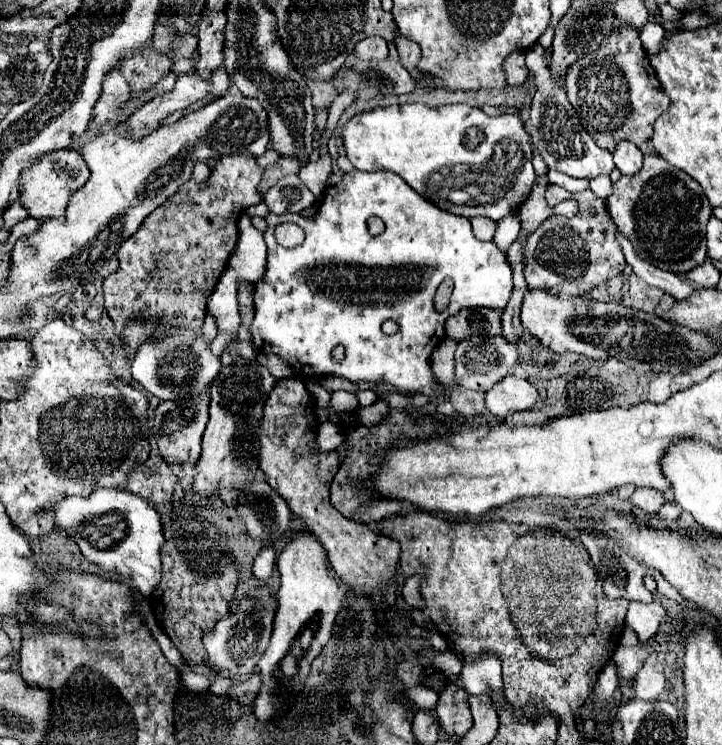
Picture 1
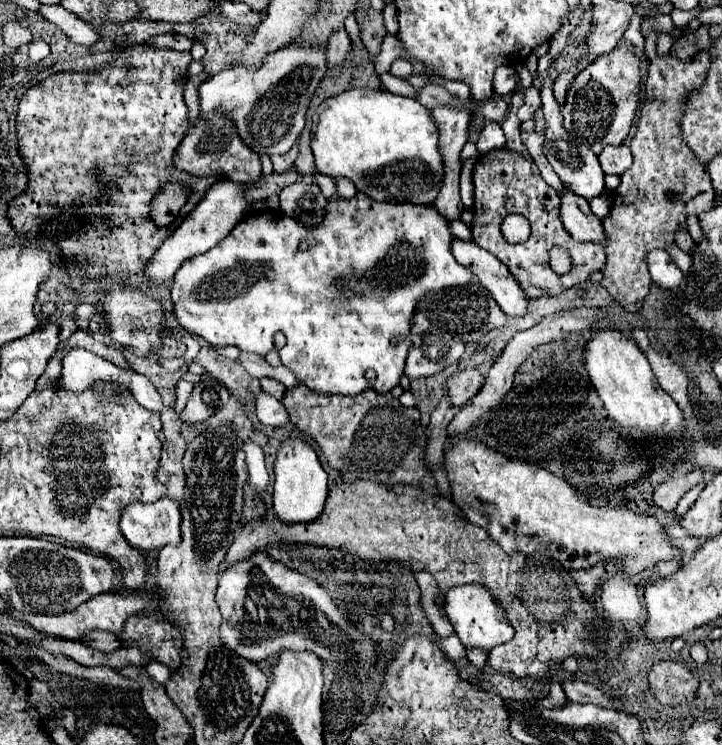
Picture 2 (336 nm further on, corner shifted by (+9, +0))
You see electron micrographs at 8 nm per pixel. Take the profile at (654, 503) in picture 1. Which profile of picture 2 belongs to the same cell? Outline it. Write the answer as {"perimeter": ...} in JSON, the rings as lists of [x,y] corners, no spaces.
{"perimeter":[[[700,468],[688,472],[686,476],[678,476],[678,478],[670,478],[668,482],[660,484],[654,490],[654,504],[666,512],[672,512],[678,504],[678,500],[696,484],[700,484],[704,480],[704,474]]]}

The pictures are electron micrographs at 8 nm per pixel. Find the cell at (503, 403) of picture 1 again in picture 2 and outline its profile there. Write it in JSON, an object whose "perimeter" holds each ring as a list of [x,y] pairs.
{"perimeter":[[[462,370],[462,372],[454,372],[448,380],[446,380],[446,392],[450,398],[452,406],[464,406],[472,396],[478,394],[480,384],[484,384],[484,376],[476,370]]]}

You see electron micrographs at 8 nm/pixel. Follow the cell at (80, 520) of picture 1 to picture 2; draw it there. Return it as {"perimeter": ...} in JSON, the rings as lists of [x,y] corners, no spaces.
{"perimeter":[[[160,498],[154,504],[130,504],[122,512],[120,528],[126,540],[144,550],[160,550],[182,540],[180,502]]]}

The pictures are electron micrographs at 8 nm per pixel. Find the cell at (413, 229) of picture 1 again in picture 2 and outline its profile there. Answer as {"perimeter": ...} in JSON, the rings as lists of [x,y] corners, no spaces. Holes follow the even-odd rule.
{"perimeter":[[[356,194],[356,198],[352,200],[344,200],[344,198],[330,198],[328,204],[328,214],[324,216],[324,222],[314,226],[314,228],[304,228],[300,226],[300,222],[296,222],[294,218],[288,216],[278,216],[274,212],[256,212],[248,218],[244,218],[242,222],[238,222],[234,226],[234,230],[212,250],[192,256],[188,260],[182,262],[182,266],[178,268],[178,272],[174,274],[174,282],[172,282],[172,304],[174,304],[174,316],[178,320],[178,324],[196,336],[202,336],[206,342],[210,342],[212,346],[236,346],[240,352],[254,352],[258,356],[266,356],[270,350],[274,350],[274,334],[282,332],[286,336],[286,344],[278,350],[282,364],[292,370],[296,374],[296,378],[306,384],[310,390],[318,392],[318,394],[344,394],[344,396],[354,396],[360,394],[368,388],[376,390],[376,392],[390,392],[394,386],[400,384],[400,376],[404,374],[404,362],[406,362],[406,354],[408,354],[408,340],[402,340],[398,346],[390,344],[392,336],[408,336],[410,330],[410,320],[412,320],[412,312],[416,310],[416,302],[420,302],[422,294],[428,290],[440,290],[444,286],[464,286],[468,282],[474,282],[474,274],[470,270],[464,270],[464,266],[460,266],[454,258],[452,252],[448,250],[452,242],[452,234],[448,228],[446,218],[440,218],[436,208],[430,206],[416,206],[416,204],[388,204],[388,202],[376,202],[370,198],[364,198],[364,194]],[[300,240],[308,240],[308,250],[298,250]],[[384,262],[384,282],[376,284],[376,276],[374,270]]]}

